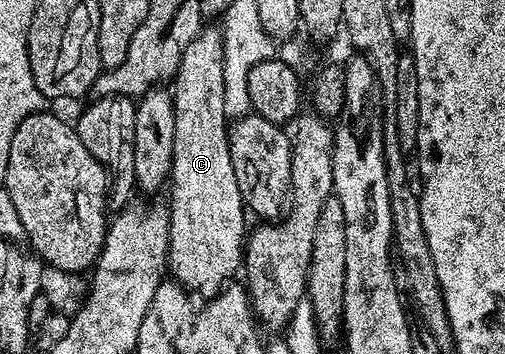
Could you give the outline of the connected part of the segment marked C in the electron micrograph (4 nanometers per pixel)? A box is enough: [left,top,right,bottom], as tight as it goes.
[168,26,248,298]

